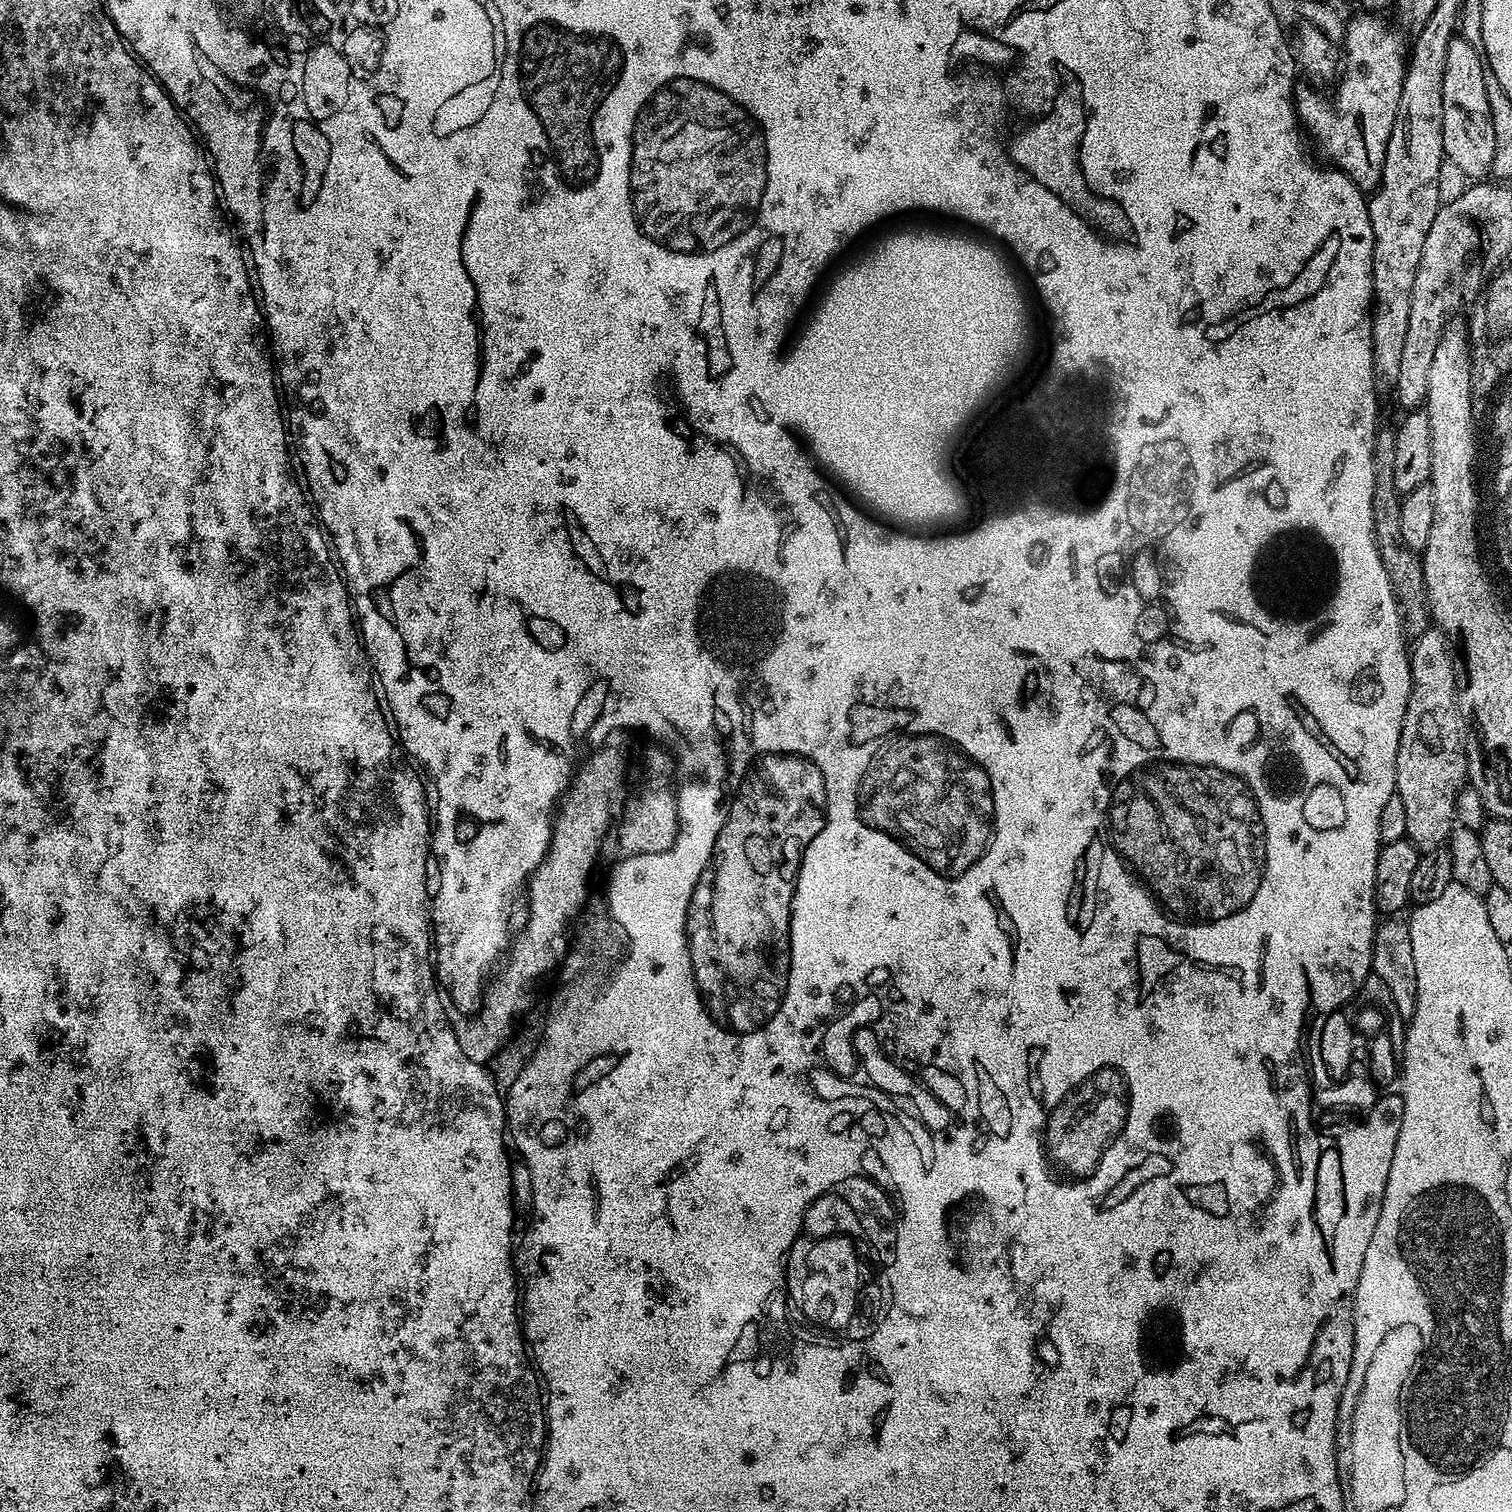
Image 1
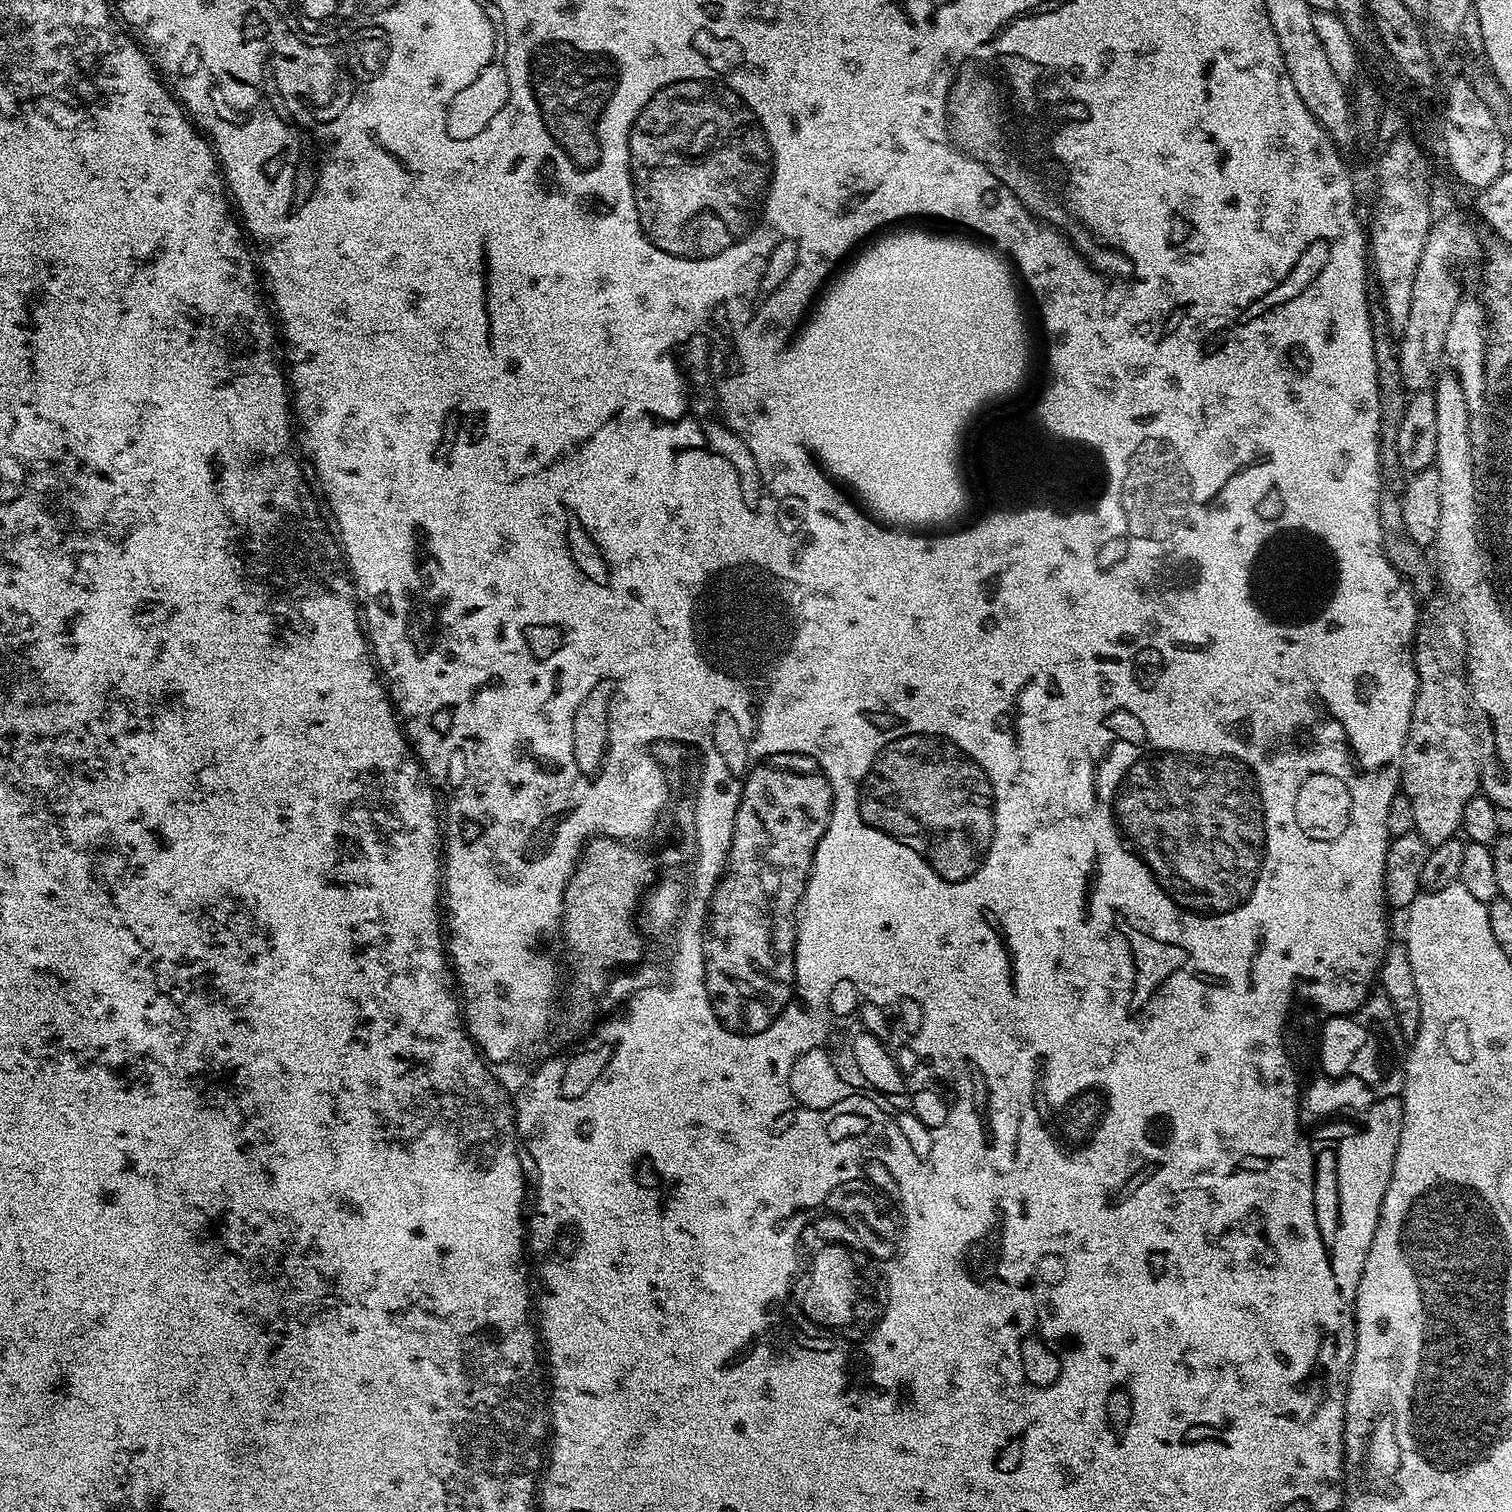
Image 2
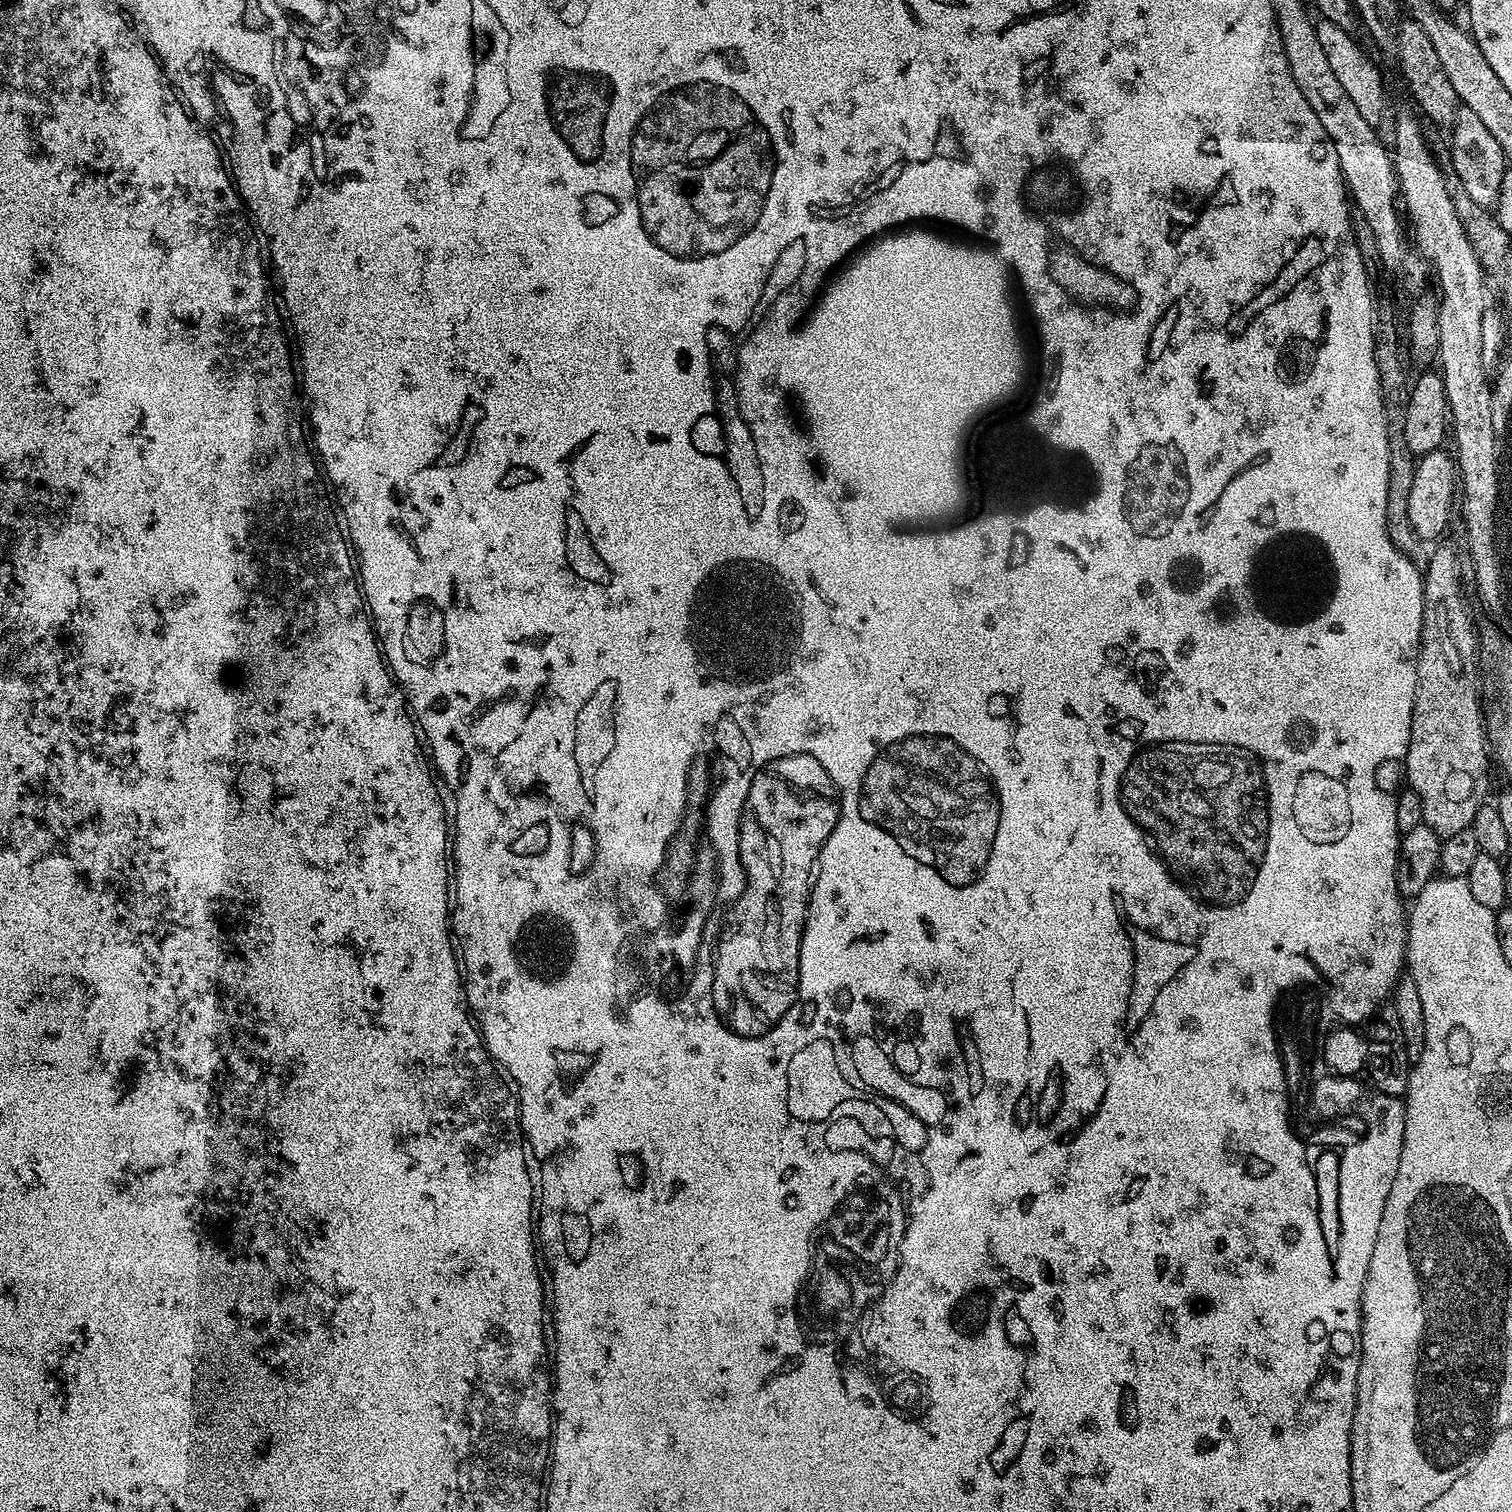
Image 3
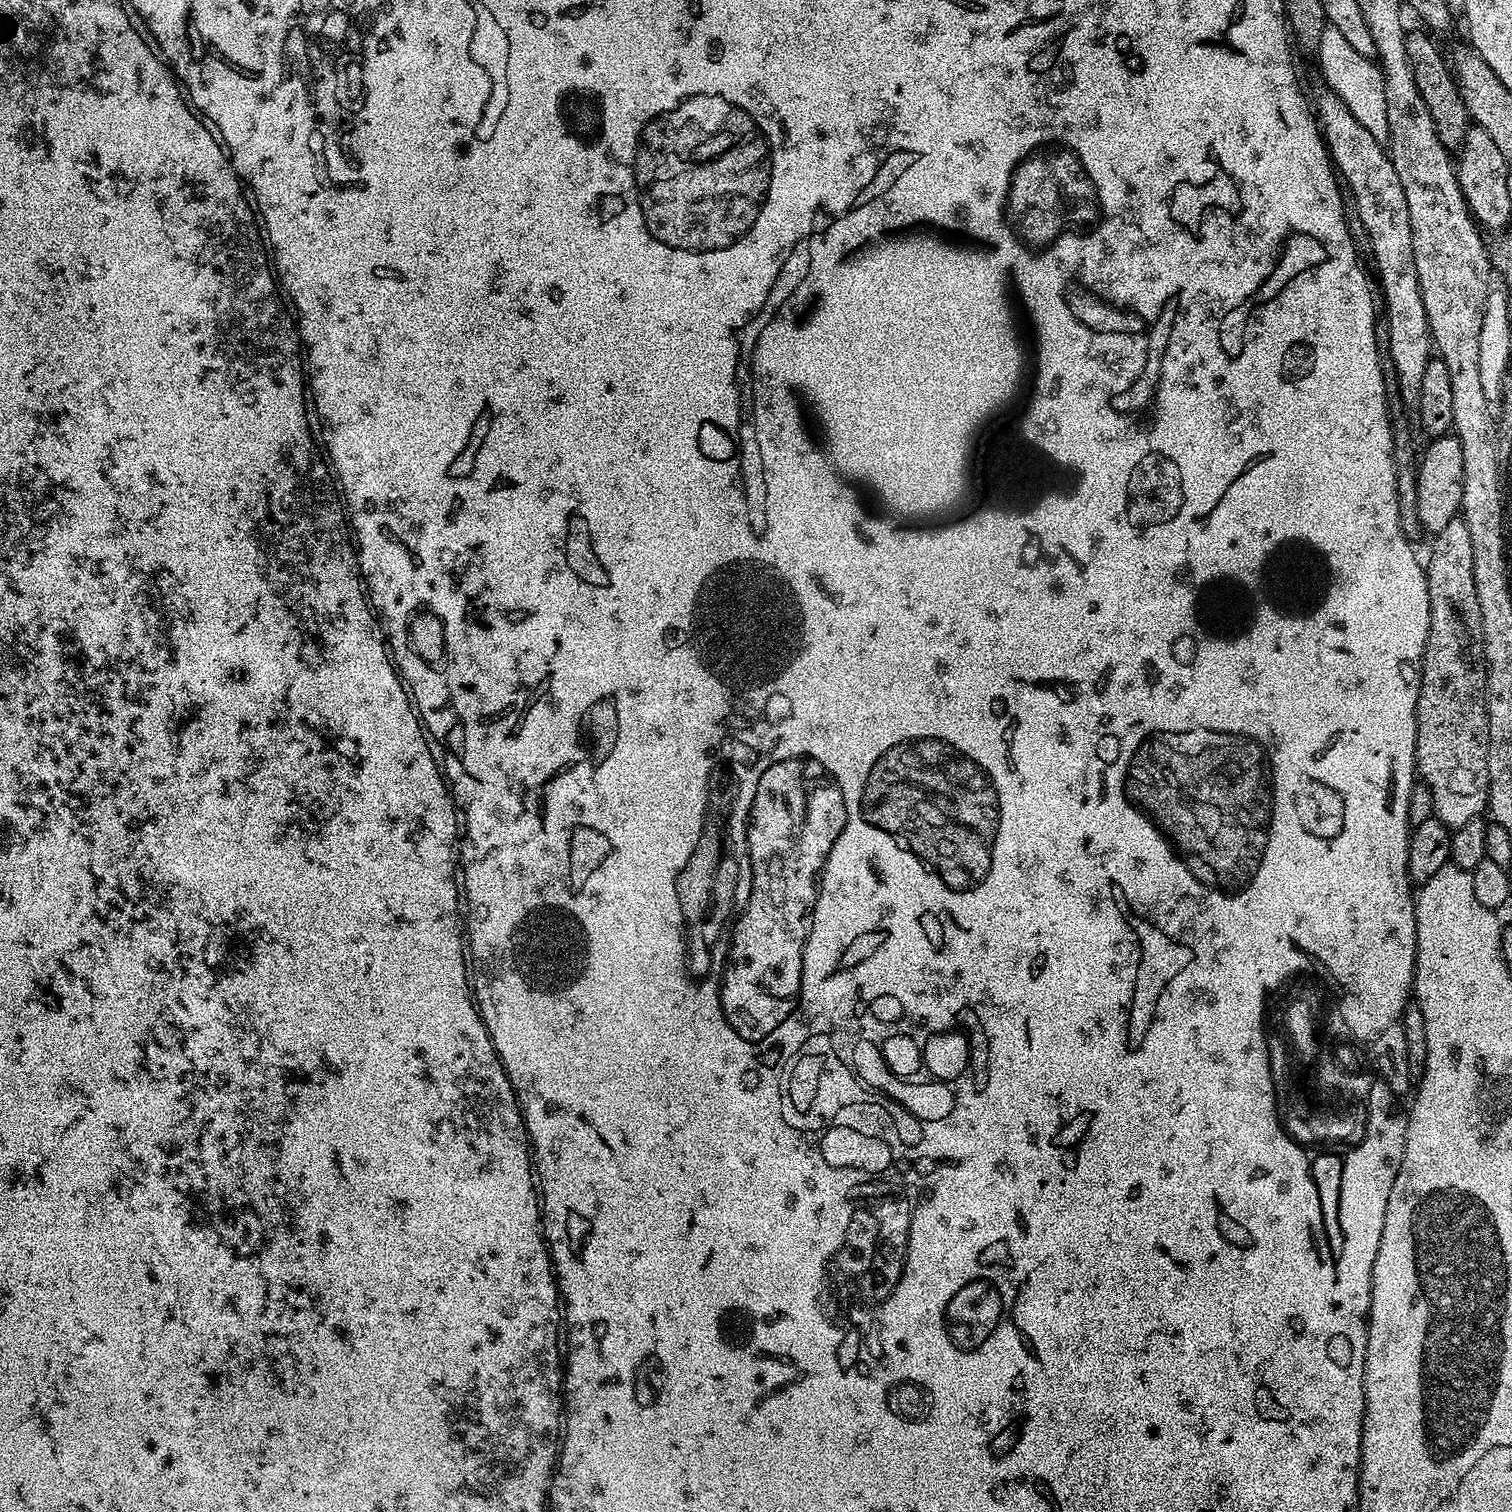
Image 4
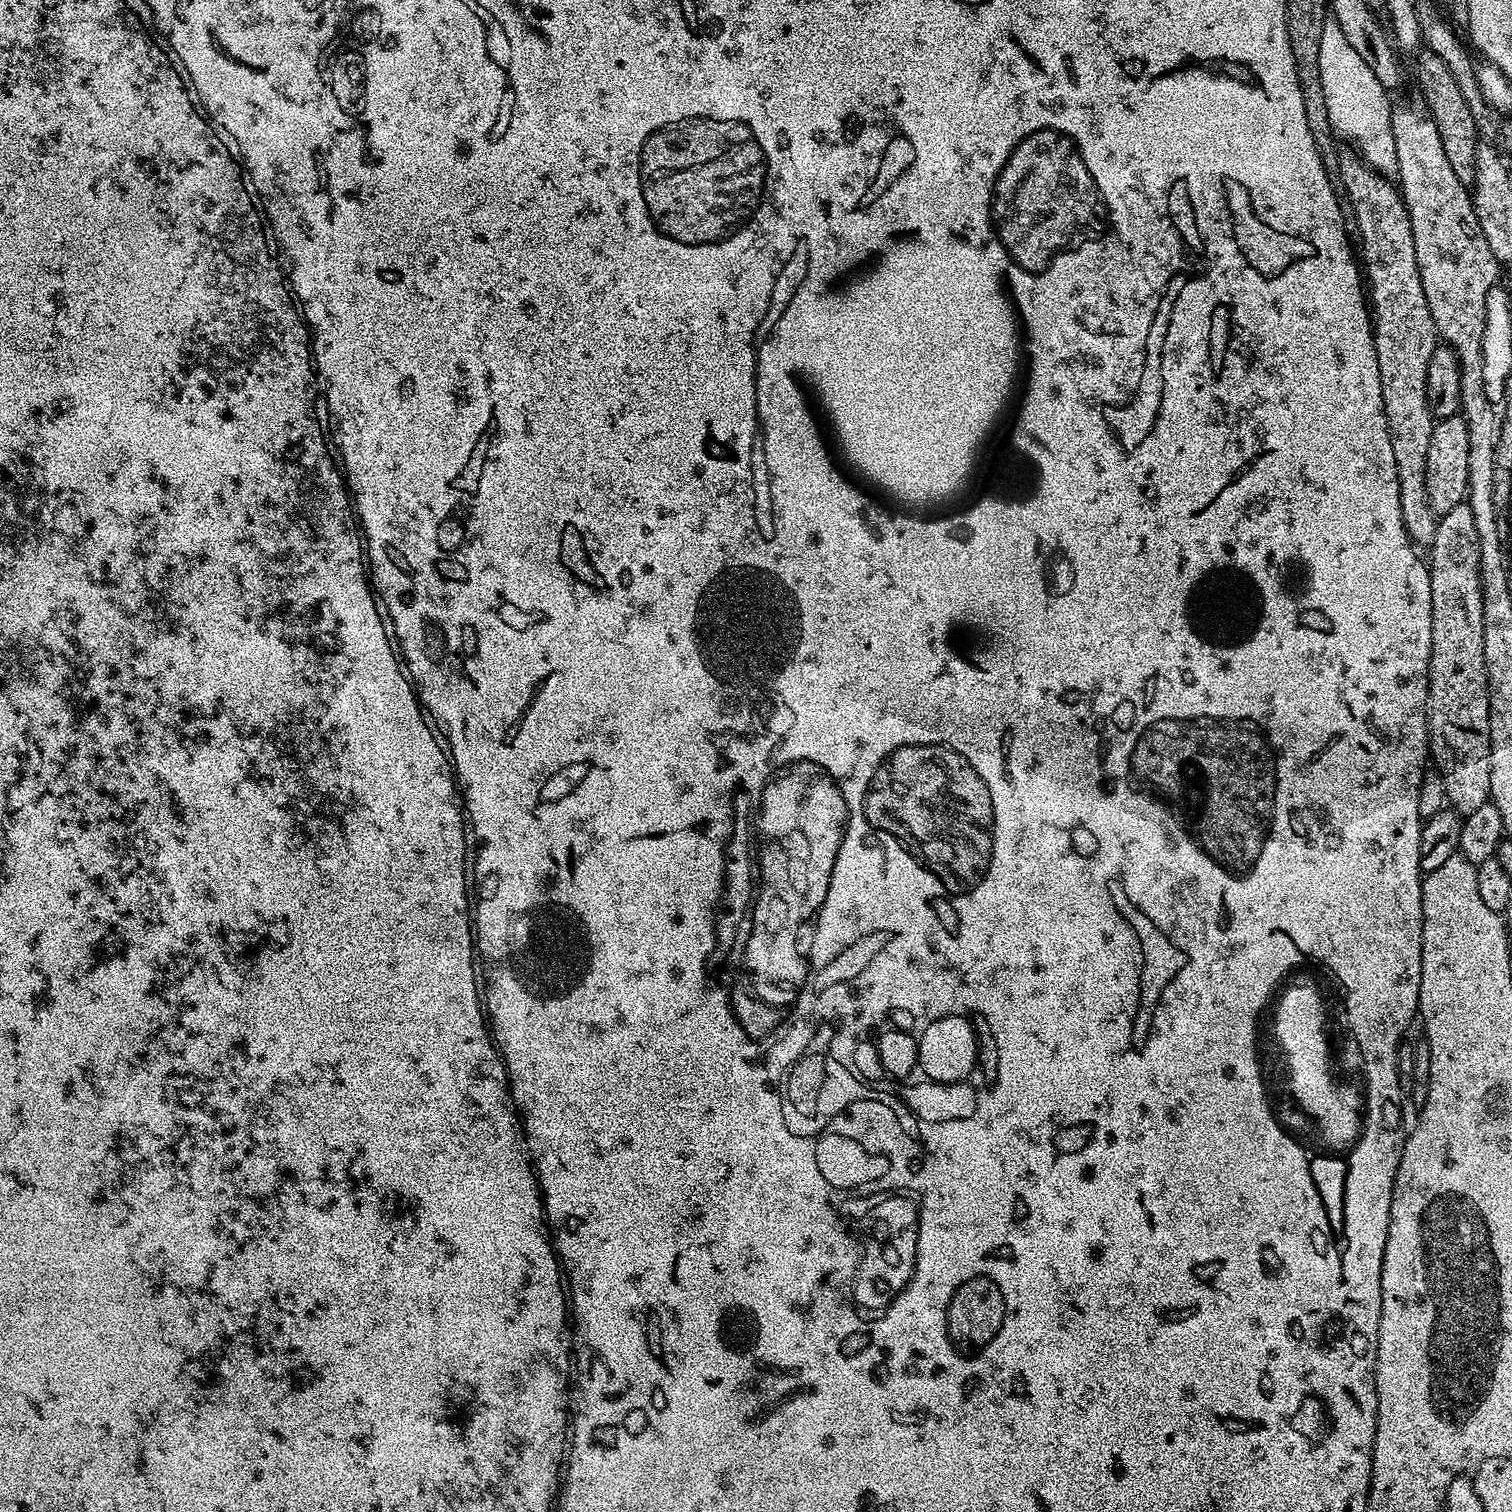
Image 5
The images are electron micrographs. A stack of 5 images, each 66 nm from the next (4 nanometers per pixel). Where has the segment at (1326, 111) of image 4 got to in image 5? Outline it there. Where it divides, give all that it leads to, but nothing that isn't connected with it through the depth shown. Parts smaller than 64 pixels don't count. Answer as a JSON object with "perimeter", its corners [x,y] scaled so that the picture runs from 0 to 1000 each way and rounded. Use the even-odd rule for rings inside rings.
{"perimeter":[[[887,103],[886,114],[890,120],[890,126],[893,128],[896,144],[898,144],[898,167],[901,170],[903,196],[906,199],[907,223],[914,250],[915,273],[918,277],[918,286],[921,288],[919,295],[922,295],[927,345],[935,360],[946,361],[951,339],[943,329],[943,300],[948,280],[943,265],[943,245],[946,234],[948,234],[951,227],[948,208],[946,208],[946,202],[943,202],[943,192],[940,192],[938,171],[935,171],[933,142],[925,124],[903,108],[899,103],[894,103]]]}

